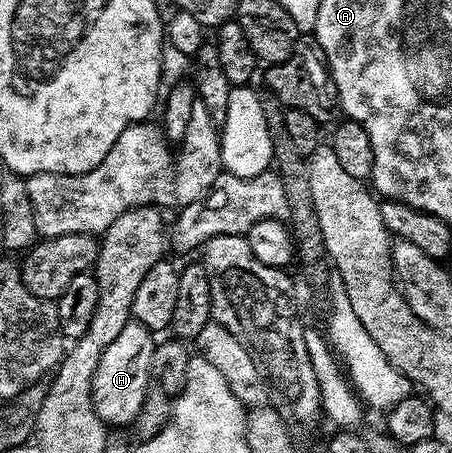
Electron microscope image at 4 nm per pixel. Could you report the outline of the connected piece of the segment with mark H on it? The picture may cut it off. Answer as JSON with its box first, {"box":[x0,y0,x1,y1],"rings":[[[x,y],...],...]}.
{"box":[92,321,156,429],"rings":[[[132,321],[124,325],[116,341],[104,349],[104,357],[100,357],[100,365],[96,365],[96,373],[92,377],[92,401],[98,416],[111,428],[122,429],[133,424],[136,413],[140,413],[140,405],[144,405],[144,393],[150,380],[155,346],[156,339],[152,332],[143,323]]]}

